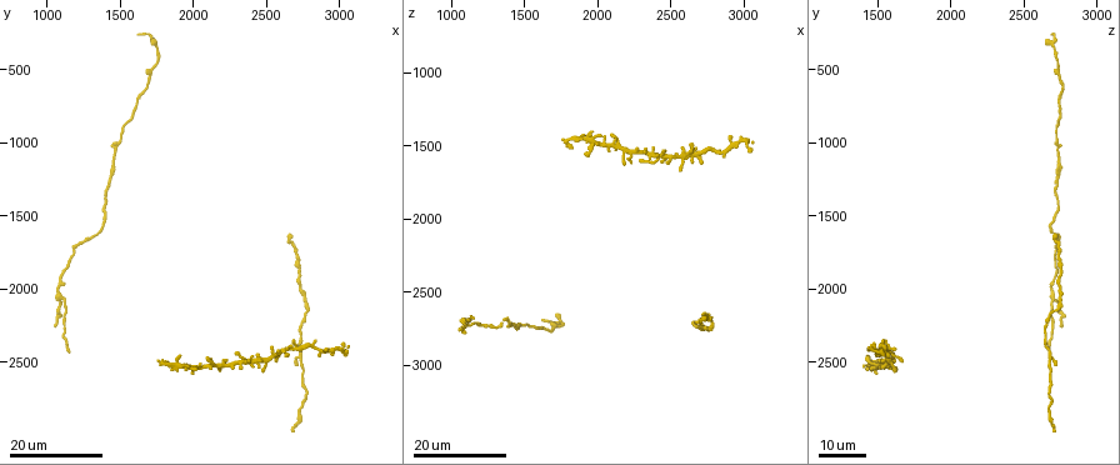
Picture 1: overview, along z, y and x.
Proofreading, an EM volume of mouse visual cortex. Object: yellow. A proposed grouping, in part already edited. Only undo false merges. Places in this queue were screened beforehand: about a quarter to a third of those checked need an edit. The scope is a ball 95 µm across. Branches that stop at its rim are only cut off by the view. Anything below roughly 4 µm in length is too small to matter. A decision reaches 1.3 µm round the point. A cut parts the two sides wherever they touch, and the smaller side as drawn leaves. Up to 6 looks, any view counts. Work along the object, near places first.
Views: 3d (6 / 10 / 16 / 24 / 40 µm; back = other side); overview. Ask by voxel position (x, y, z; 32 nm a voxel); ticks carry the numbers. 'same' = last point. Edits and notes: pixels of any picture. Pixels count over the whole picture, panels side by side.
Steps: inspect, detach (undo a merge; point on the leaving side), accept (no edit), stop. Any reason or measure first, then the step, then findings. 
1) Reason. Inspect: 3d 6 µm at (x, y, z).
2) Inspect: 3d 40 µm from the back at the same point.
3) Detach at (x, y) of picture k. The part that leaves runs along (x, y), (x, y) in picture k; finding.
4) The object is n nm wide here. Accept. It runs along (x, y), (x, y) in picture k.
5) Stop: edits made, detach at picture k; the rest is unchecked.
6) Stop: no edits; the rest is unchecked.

Thick turns thin. Inspect: 3d 16 µm at (1740, 480, 2720).

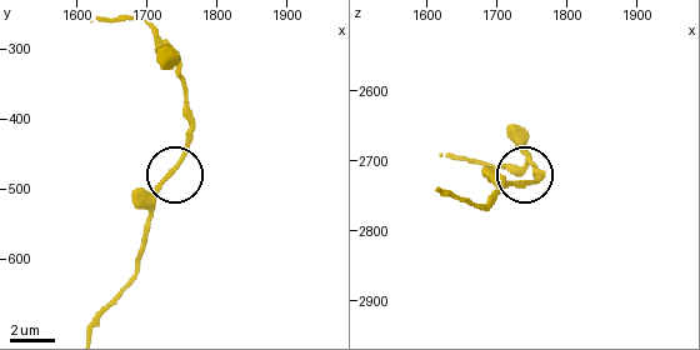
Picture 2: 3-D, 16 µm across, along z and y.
Closer look. Inspect: 3d 6 µm at (1720, 490, 2730).

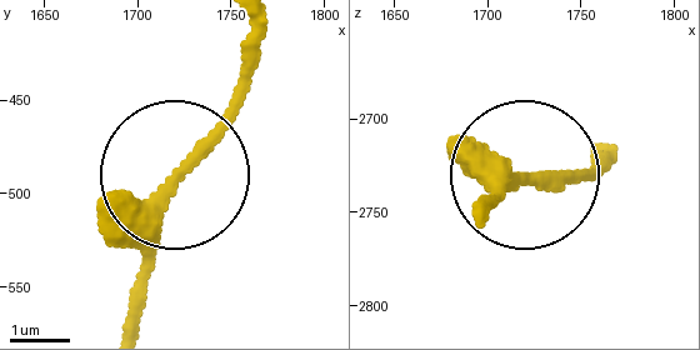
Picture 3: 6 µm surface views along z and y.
The object is 240 nm wide here. Accept. It runs along (134, 316), (154, 211), (248, 68) in picture 3; one neuron here.

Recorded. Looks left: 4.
Sudden change in width. Inspect: 3d 16 µm at (1420, 1260, 2720).

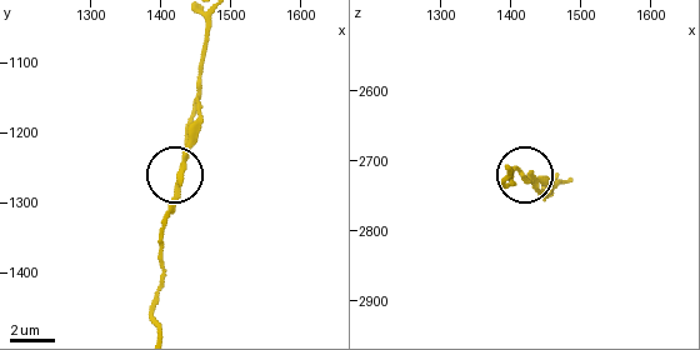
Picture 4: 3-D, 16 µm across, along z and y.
Inspect: 3d 6 µm at (1425, 1260, 2725).

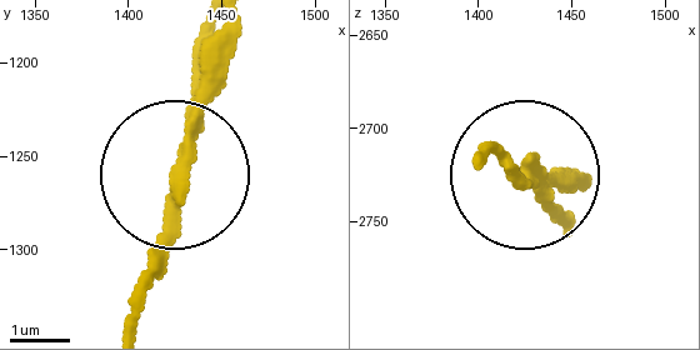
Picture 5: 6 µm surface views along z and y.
Inspect: 3d 6 µm from the back at (1428, 1256, 2726).

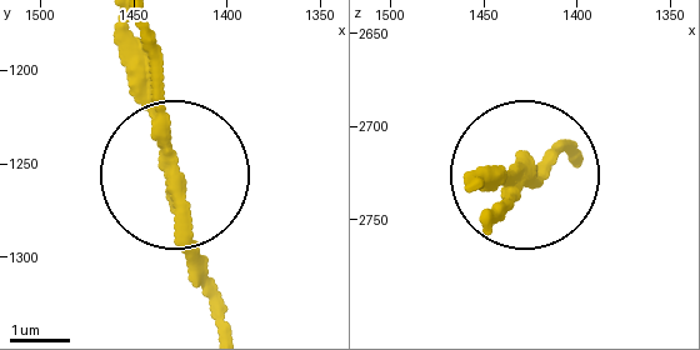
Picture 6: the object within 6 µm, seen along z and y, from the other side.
Detach at (138, 85) of picture 6. A second neuron is stuck on.

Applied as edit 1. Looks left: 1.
Stop: edits made, detach at picture 6; the rest is unchecked.

